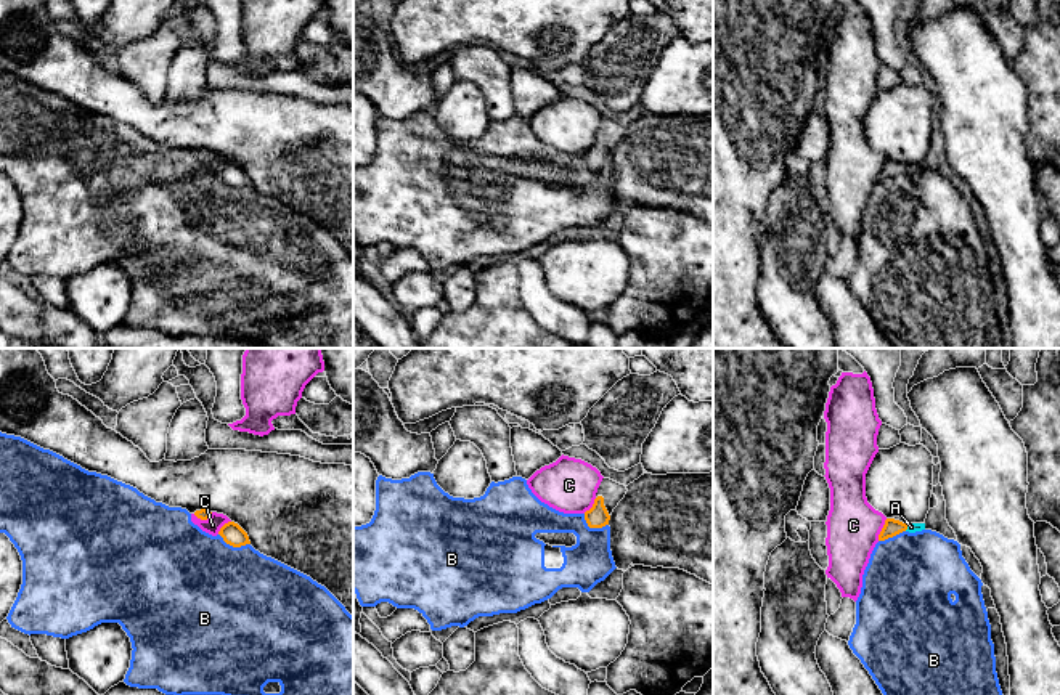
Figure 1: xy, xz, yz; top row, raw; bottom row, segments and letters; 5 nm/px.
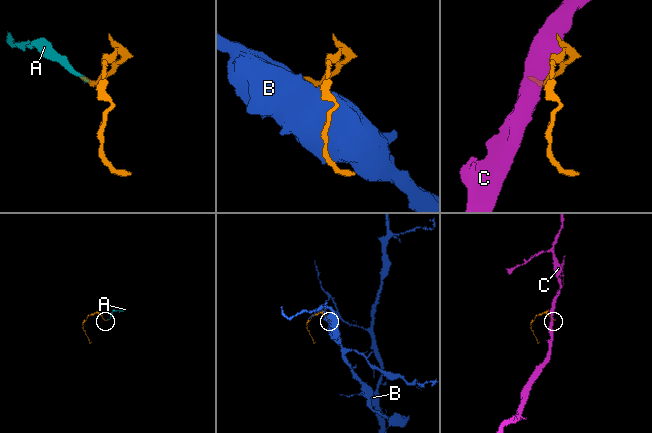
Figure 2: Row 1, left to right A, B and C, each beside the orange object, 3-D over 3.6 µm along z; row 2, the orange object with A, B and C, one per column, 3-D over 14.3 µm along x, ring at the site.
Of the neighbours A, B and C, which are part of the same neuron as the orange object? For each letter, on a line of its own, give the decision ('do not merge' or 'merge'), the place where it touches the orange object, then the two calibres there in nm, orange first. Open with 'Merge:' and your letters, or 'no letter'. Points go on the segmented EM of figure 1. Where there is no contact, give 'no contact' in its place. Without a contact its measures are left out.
Merge: A
A: merge | yz (906, 528) | 90/50 nm
B: do not merge | xy (233, 546) | 110/500 nm
C: do not merge | yz (882, 530) | 90/280 nm

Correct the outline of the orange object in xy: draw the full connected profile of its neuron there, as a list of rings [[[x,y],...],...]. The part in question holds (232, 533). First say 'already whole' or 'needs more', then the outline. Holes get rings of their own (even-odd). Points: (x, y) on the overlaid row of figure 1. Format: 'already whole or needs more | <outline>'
already whole | [[[234,522],[225,523],[218,534],[223,538],[223,541],[233,547],[241,547],[246,544],[251,544],[247,533]]]

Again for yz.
needs more | [[[887,518],[885,525],[879,534],[879,541],[885,541],[888,538],[893,538],[903,531],[909,531],[909,533],[915,533],[915,531],[922,531],[925,530],[925,523],[903,523],[899,520],[895,518]]]

